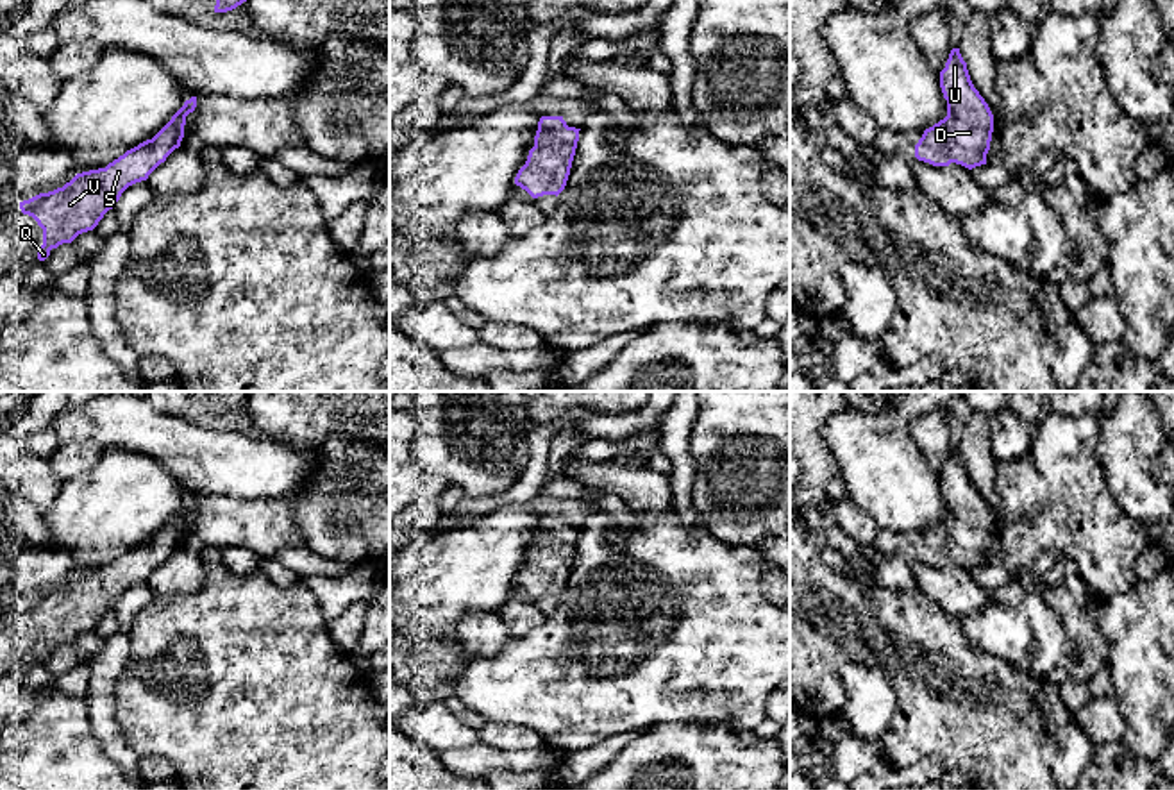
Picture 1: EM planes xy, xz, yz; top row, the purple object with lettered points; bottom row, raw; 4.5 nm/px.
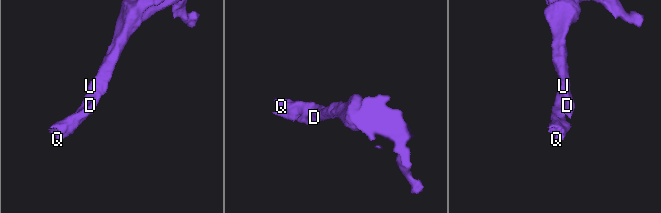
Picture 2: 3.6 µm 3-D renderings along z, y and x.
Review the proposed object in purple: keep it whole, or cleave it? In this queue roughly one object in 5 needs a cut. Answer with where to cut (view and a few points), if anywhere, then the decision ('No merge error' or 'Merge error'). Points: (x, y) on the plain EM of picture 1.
No split. No merge error

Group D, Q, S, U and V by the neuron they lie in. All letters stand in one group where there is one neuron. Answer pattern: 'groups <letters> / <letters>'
groups D Q S U V

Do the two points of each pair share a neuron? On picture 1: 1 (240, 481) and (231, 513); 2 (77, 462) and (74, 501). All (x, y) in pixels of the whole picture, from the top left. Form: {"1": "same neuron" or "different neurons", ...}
{"1": "different neurons", "2": "different neurons"}

